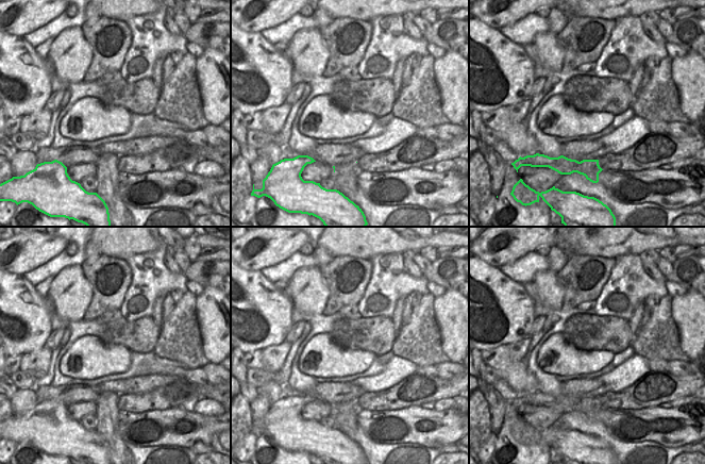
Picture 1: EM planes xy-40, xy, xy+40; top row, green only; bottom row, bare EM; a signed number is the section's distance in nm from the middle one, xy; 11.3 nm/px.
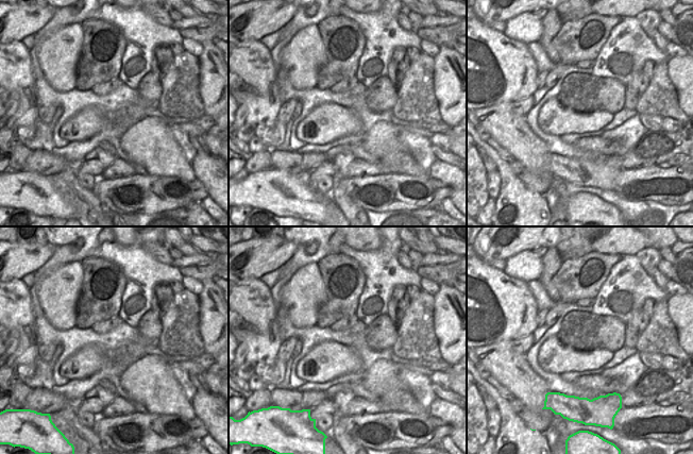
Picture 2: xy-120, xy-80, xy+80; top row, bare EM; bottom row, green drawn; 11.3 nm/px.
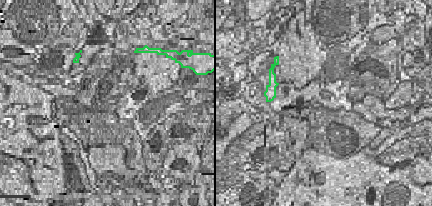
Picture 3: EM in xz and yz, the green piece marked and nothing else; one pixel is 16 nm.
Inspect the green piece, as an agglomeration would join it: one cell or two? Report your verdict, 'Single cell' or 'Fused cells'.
Single cell

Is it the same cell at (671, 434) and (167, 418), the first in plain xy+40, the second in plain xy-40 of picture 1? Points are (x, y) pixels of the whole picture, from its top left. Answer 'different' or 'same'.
same

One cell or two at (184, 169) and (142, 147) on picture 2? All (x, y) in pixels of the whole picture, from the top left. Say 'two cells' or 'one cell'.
one cell

